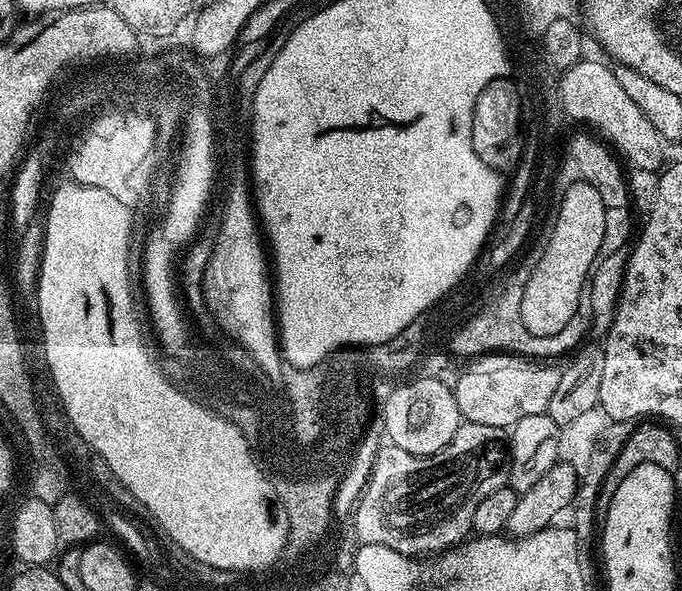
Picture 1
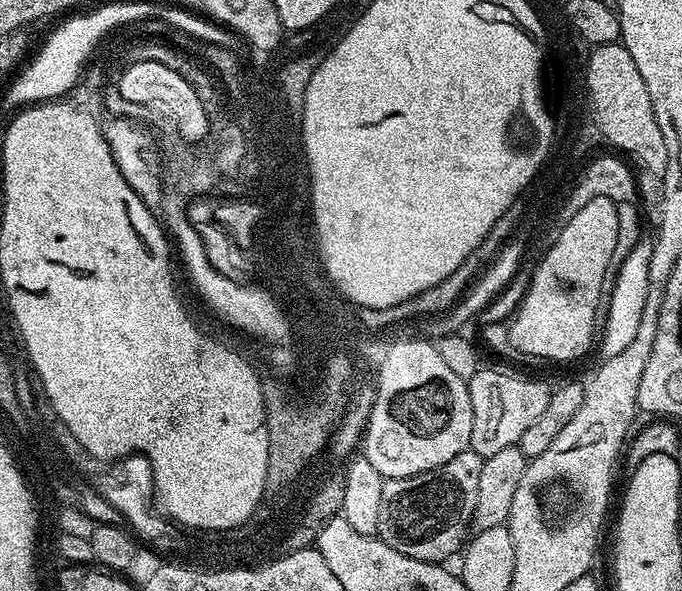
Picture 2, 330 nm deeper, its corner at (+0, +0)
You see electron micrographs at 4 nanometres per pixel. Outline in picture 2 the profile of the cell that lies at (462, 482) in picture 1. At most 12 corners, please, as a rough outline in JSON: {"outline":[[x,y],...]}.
{"outline":[[484,457],[385,479],[376,527],[398,554],[457,555]]}

